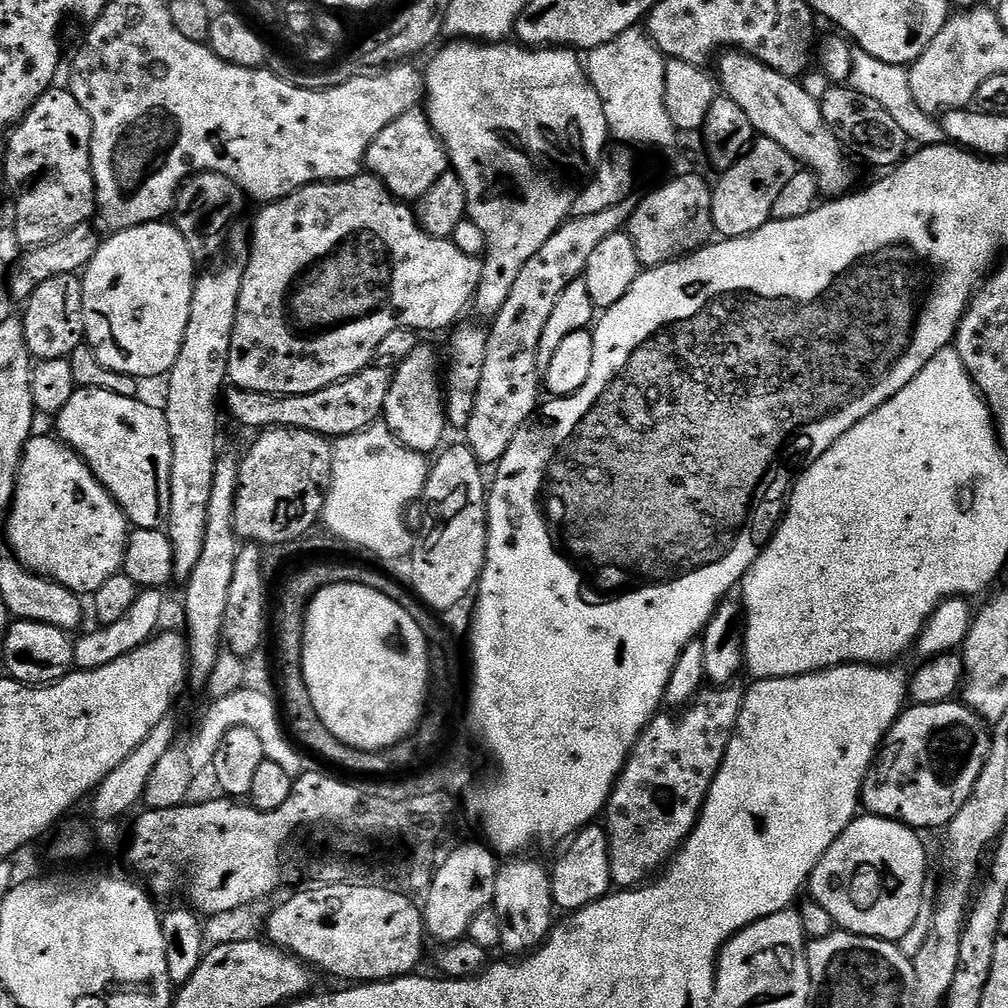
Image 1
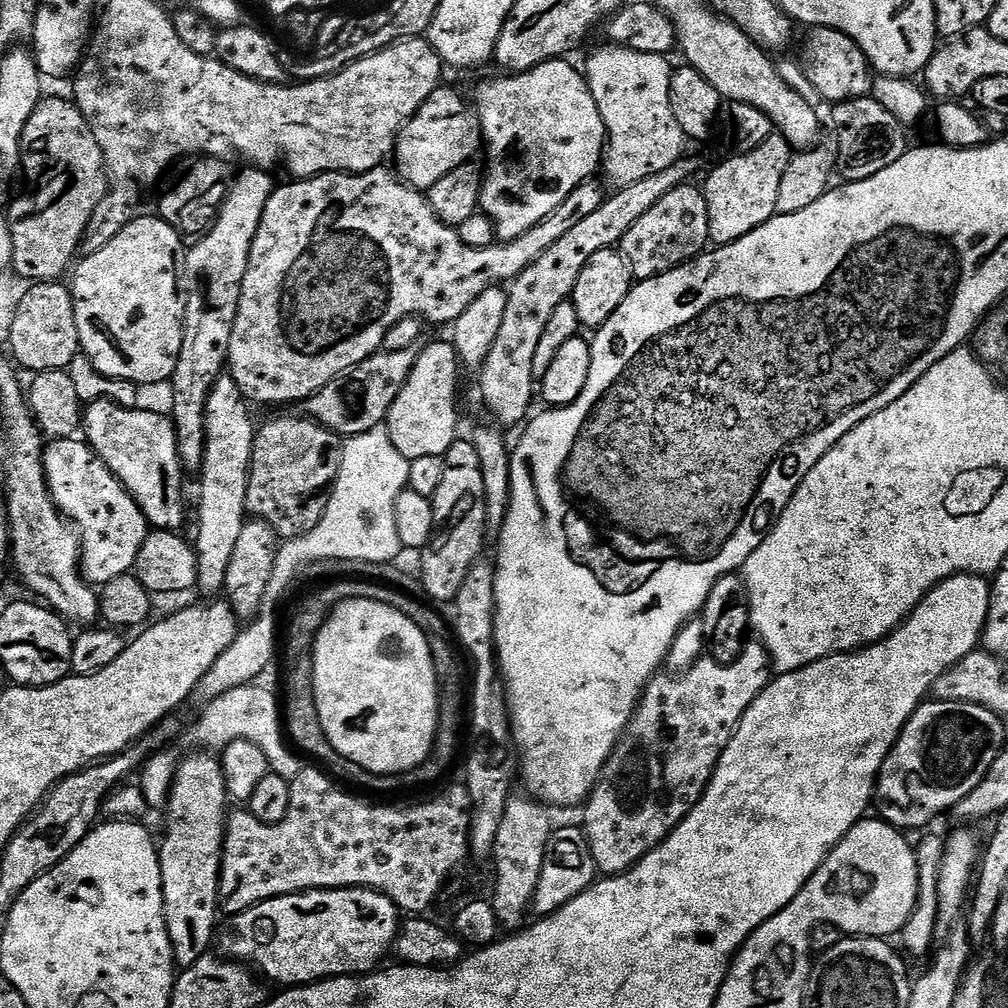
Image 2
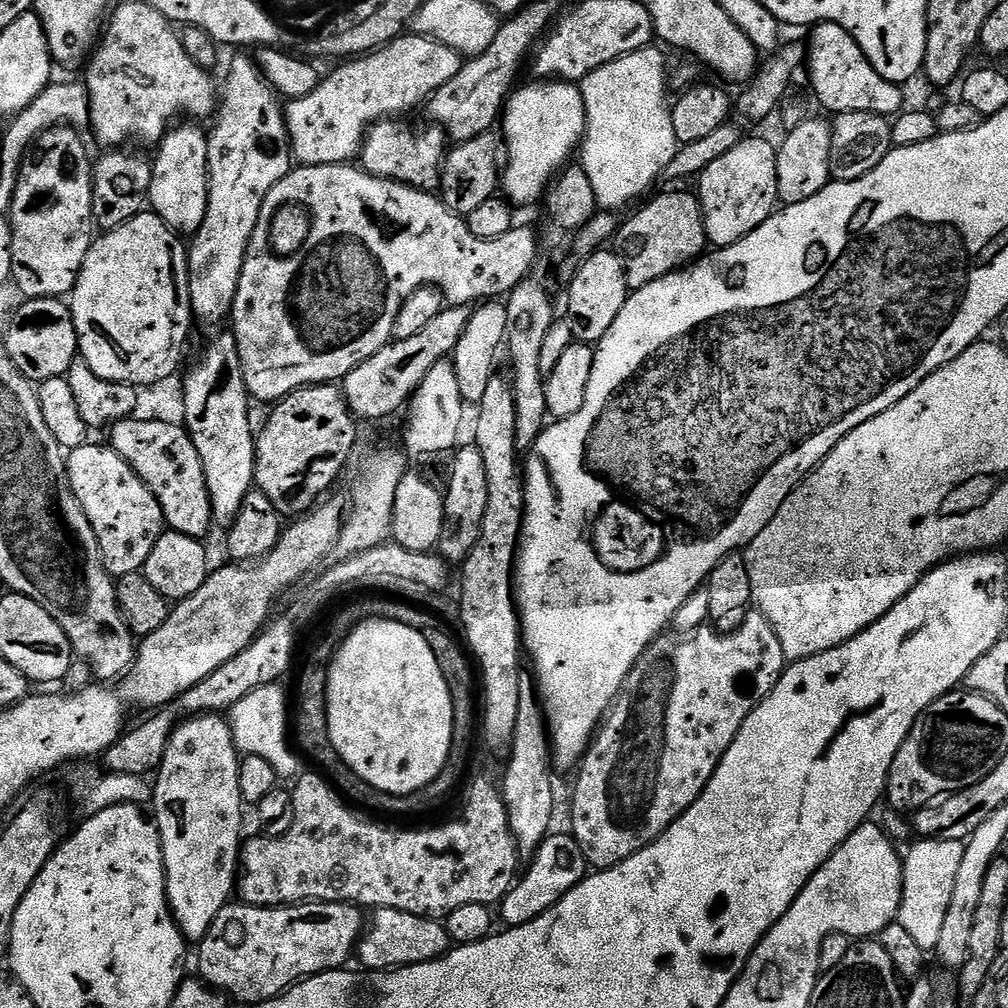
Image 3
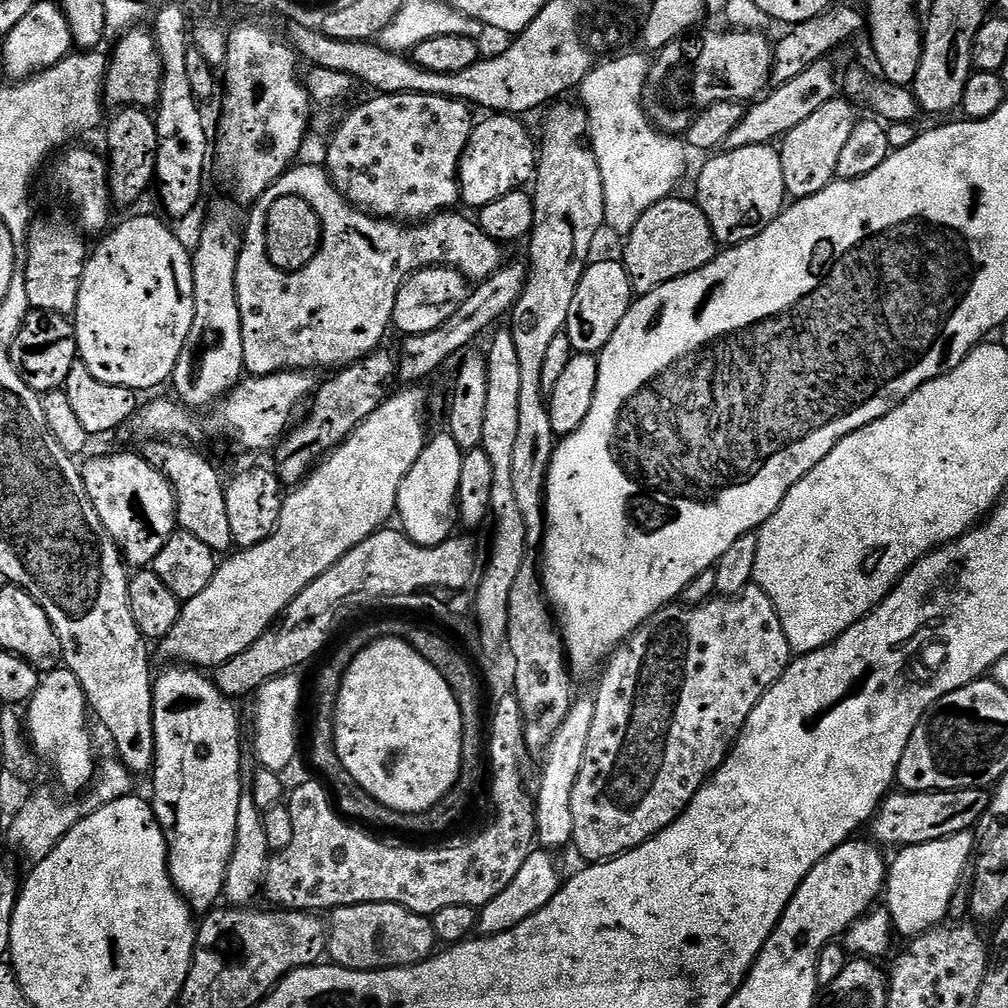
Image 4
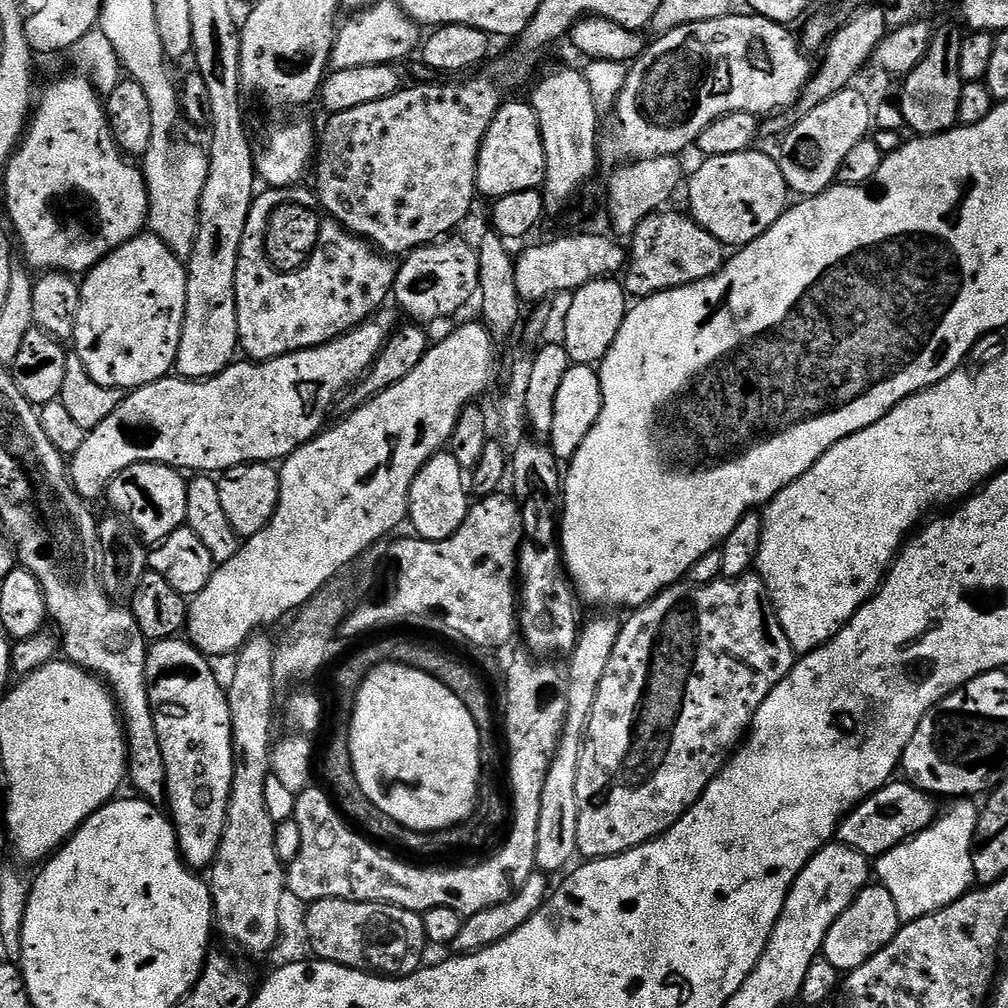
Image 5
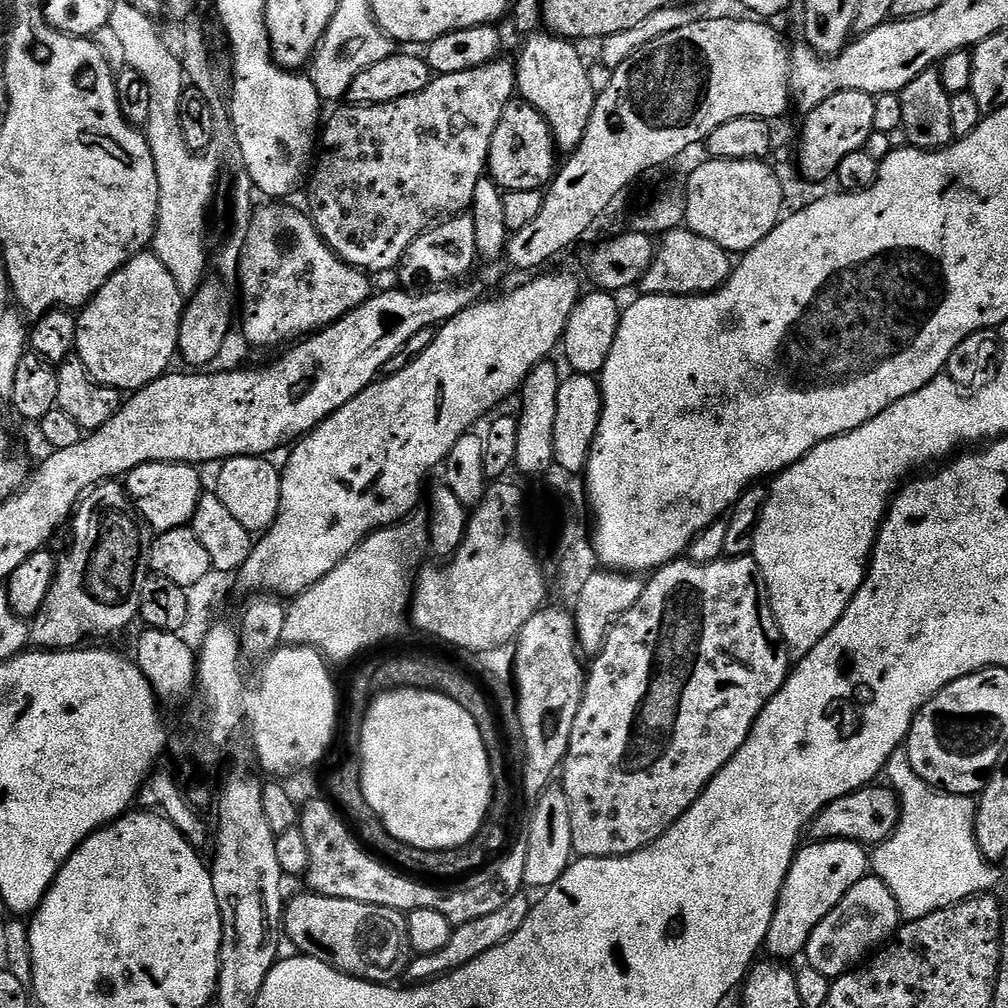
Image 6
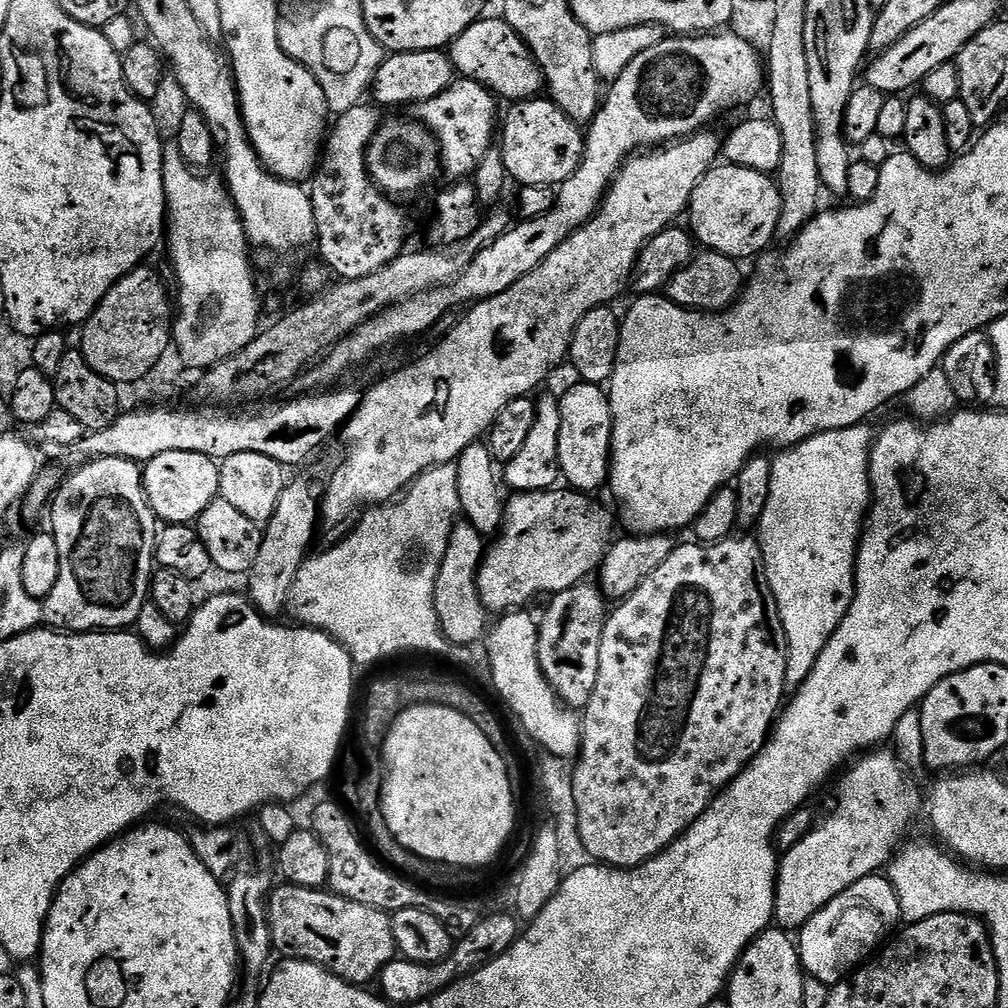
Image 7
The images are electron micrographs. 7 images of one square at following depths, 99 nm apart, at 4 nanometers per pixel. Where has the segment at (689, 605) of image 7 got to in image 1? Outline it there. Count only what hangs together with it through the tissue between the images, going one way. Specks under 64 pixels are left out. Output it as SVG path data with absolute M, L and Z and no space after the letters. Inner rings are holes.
M708 686L679 714L657 714L633 746L620 777L608 800L606 831L610 846L610 874L613 885L631 890L651 881L676 855L681 844L694 830L696 819L704 809L704 799L712 788L712 779L724 761L732 736L736 733L738 714L742 710L745 689L737 686Z

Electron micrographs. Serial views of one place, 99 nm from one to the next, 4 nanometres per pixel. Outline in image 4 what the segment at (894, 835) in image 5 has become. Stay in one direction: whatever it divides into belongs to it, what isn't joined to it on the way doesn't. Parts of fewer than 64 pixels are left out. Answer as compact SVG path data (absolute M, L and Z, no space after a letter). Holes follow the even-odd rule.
M963 788L957 792L892 790L880 803L876 815L870 821L871 839L880 846L896 844L897 849L938 842L938 838L950 838L959 832L972 832L989 808L990 796L983 788Z

